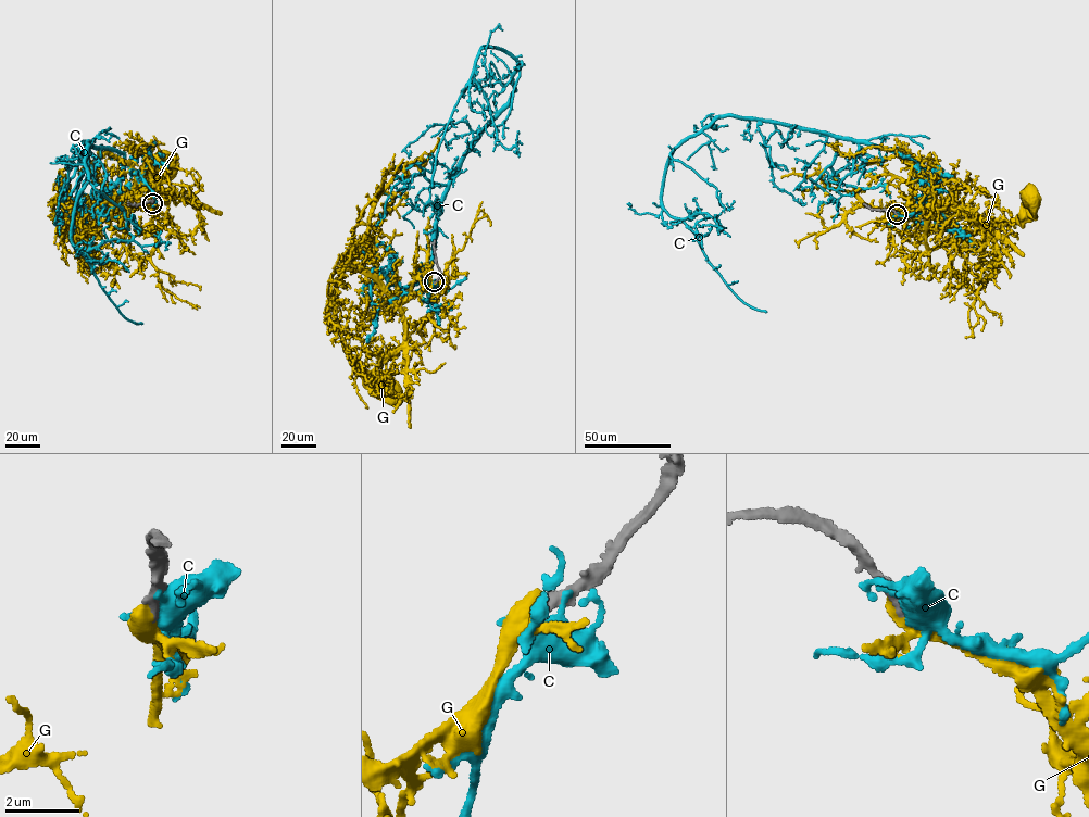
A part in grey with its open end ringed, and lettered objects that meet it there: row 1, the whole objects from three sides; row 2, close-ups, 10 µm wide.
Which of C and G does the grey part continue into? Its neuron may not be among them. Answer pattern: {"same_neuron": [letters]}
{"same_neuron": ["G"]}

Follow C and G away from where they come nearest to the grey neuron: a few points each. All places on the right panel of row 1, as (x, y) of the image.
C: (897, 213), (916, 212), (933, 188), (892, 152), (734, 115), (692, 135), (673, 152), (662, 204), (766, 312)
G: (897, 214), (905, 222), (908, 212), (942, 204), (925, 235), (927, 246), (936, 249), (1017, 222), (1029, 197)

